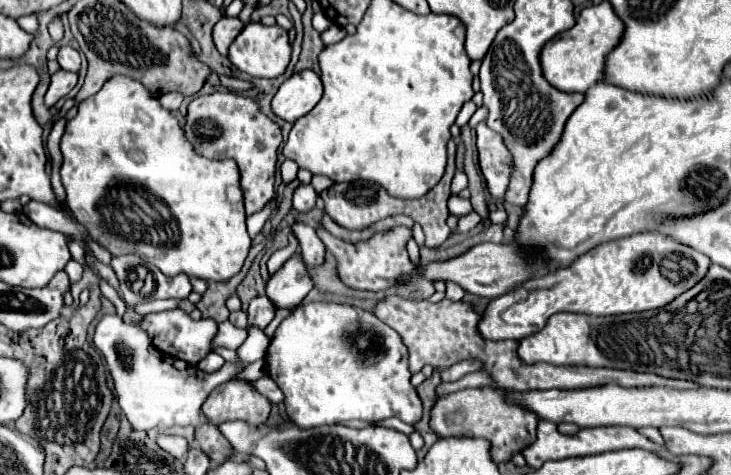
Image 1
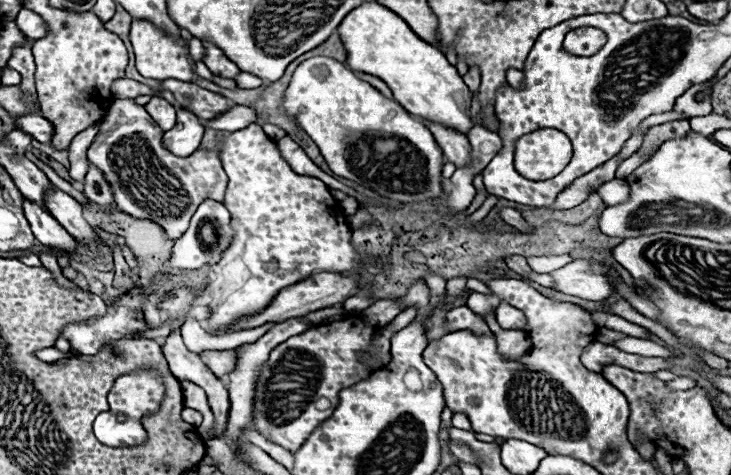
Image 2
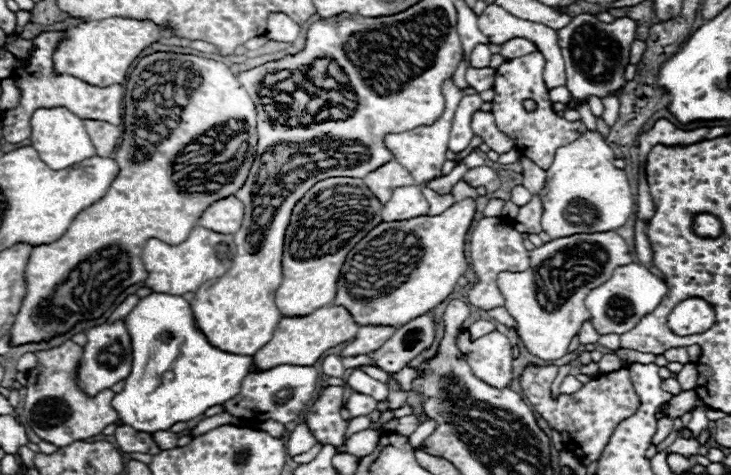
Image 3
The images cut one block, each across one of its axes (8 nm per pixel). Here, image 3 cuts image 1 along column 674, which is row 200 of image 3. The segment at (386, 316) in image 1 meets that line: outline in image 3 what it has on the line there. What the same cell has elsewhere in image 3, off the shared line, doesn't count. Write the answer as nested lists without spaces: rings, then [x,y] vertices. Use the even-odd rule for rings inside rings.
[[[390,160],[386,162],[384,166],[380,166],[378,170],[370,172],[366,178],[364,178],[364,184],[376,194],[376,198],[384,204],[388,202],[388,198],[392,196],[392,190],[398,188],[398,186],[410,186],[414,184],[414,178],[412,174],[400,166],[396,160]]]

